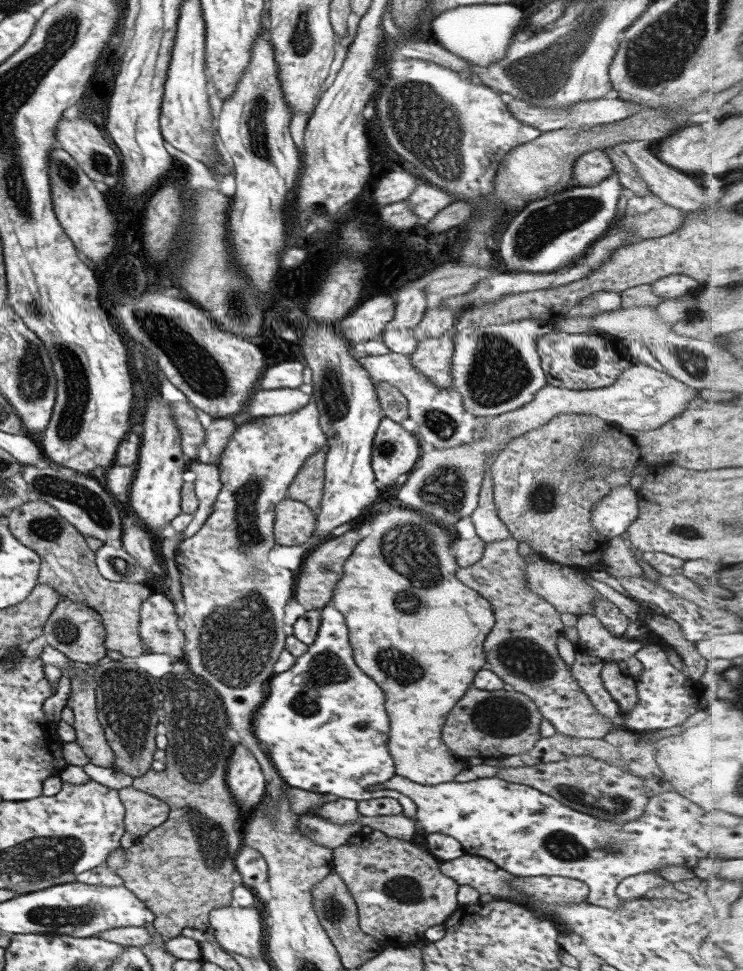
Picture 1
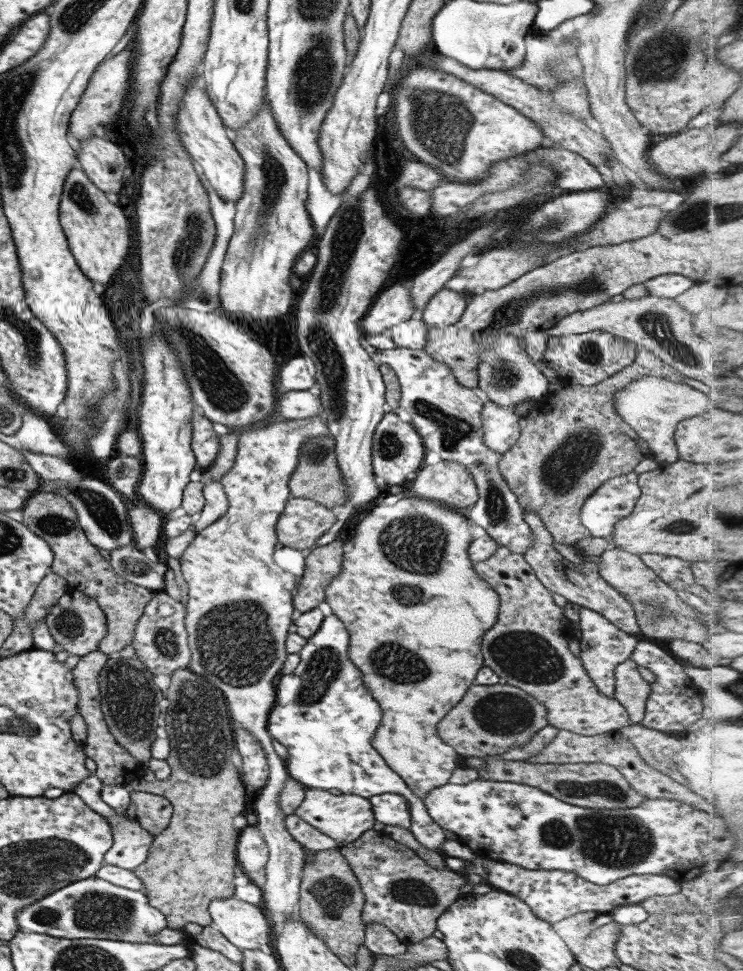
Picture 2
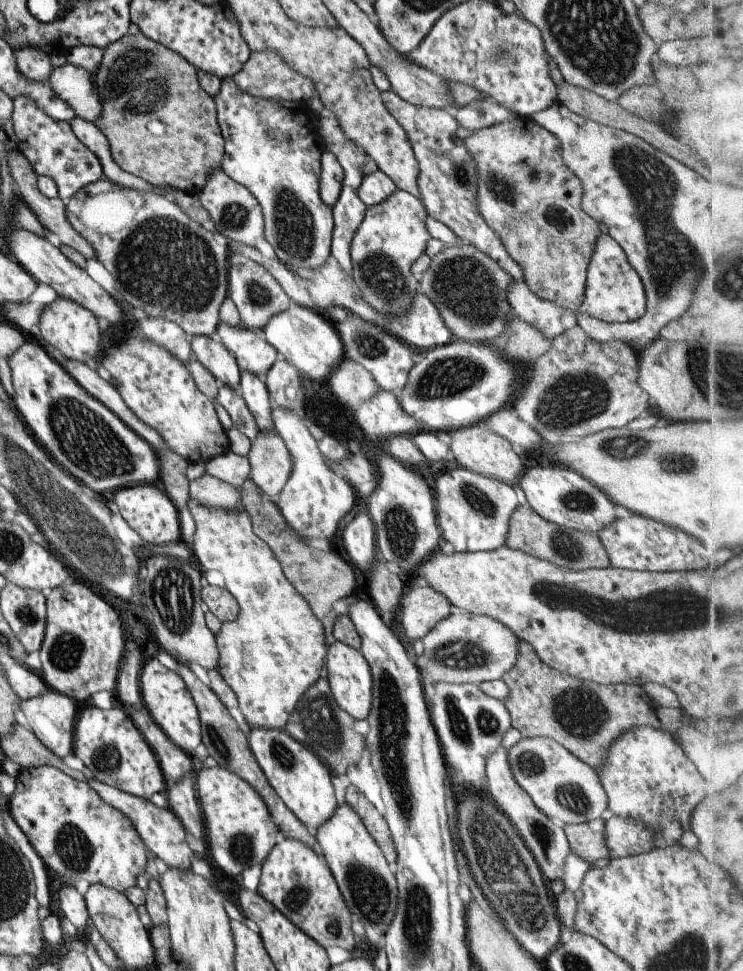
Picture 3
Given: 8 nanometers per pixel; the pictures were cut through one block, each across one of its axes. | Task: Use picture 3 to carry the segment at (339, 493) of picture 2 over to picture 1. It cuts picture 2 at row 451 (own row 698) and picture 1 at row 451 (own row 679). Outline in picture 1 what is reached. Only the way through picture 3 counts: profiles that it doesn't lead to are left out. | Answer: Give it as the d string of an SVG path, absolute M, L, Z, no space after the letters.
M327 444L304 462L300 472L292 481L287 498L303 502L308 508L318 510L320 501L324 499L325 459Z

